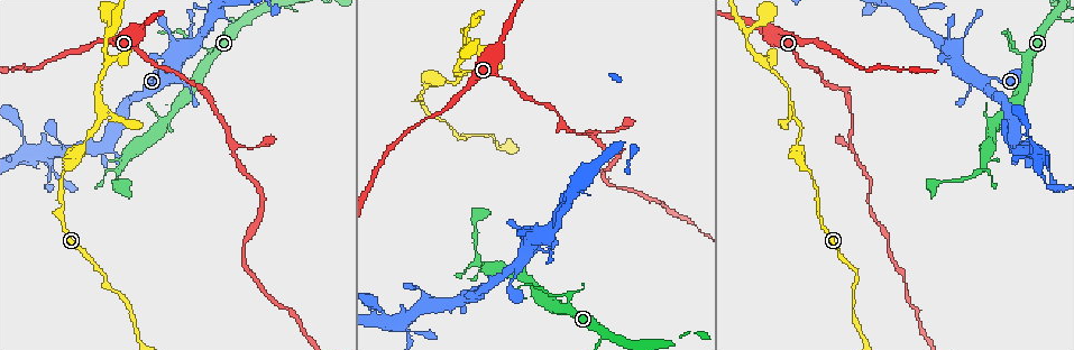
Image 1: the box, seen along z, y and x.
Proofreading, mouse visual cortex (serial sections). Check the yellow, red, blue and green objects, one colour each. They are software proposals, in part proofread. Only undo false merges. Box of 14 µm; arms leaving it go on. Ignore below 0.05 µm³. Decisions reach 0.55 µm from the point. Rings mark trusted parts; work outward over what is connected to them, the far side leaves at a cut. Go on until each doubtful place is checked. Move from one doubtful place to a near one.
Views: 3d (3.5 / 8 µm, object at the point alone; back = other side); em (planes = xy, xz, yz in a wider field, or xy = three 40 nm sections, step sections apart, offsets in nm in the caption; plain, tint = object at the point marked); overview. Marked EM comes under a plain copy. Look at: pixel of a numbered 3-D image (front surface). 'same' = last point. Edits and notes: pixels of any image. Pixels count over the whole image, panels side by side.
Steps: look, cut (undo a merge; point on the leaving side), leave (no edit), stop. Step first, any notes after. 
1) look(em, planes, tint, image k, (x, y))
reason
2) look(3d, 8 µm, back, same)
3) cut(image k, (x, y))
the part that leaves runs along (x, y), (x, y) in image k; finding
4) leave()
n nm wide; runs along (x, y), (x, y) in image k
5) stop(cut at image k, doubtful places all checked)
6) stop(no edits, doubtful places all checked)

look(3d, 3.5 µm, image 1, (208, 54))
sharp bend

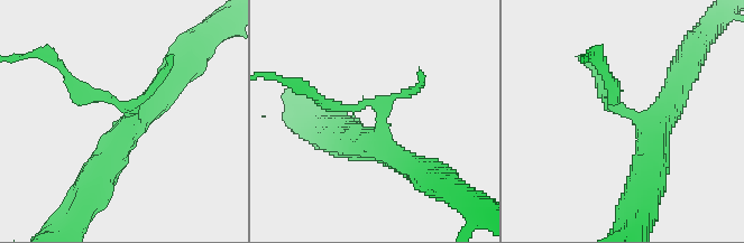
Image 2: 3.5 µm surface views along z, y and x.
look(em, planes, tint, image 2, (627, 111))
now the EM

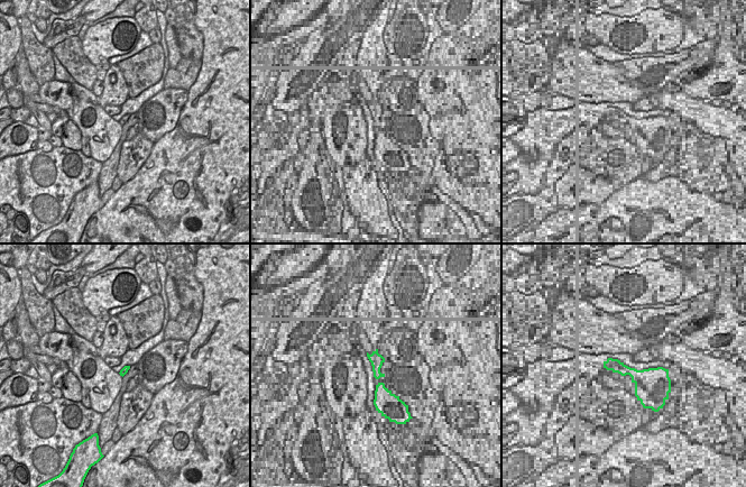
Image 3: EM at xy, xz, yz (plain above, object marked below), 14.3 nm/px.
leave()
runs along (401, 159), (324, 105) in image 2; continuous, no second cell

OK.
look(3d, 8 µm, image 1, (460, 74))
arms part here

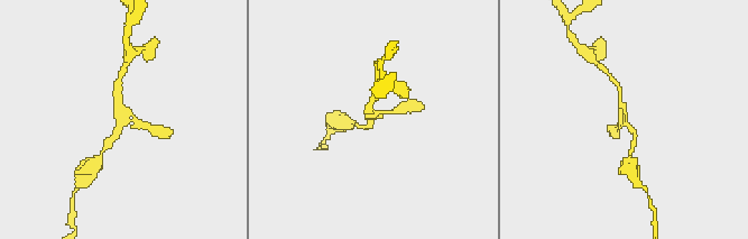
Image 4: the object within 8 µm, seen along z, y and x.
look(em, xy, step 3, tint, image 4, (122, 125))
3 arms; arms of 100, 150, 150 nm; need the tissue

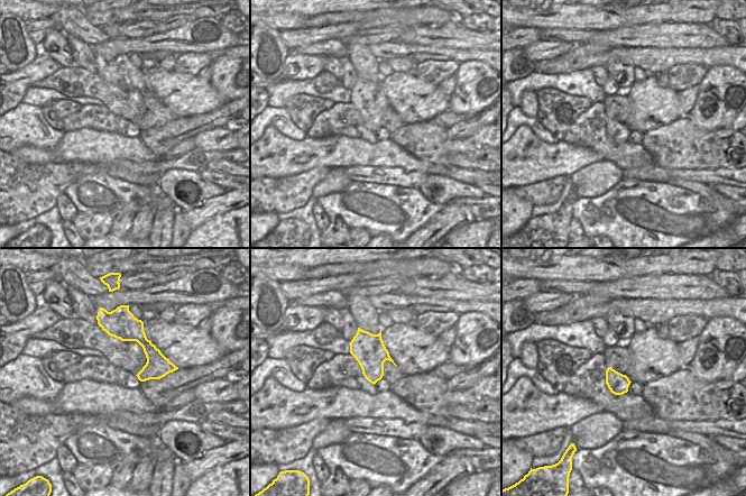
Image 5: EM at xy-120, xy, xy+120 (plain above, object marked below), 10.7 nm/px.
leave()
runs along (110, 329), (135, 332), (172, 368) in image 5; all the same cell

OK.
look(3d, 3.5 µm, image 1, (592, 130))
three-way junction

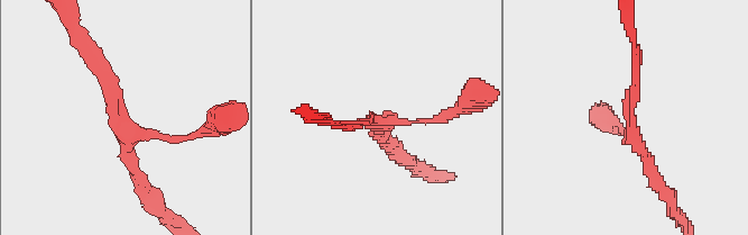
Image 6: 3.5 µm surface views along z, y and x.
look(em, xy, step 5, tint, image 6, (373, 122))
3 arms; arms of 100, 150, 200 nm; need the tissue

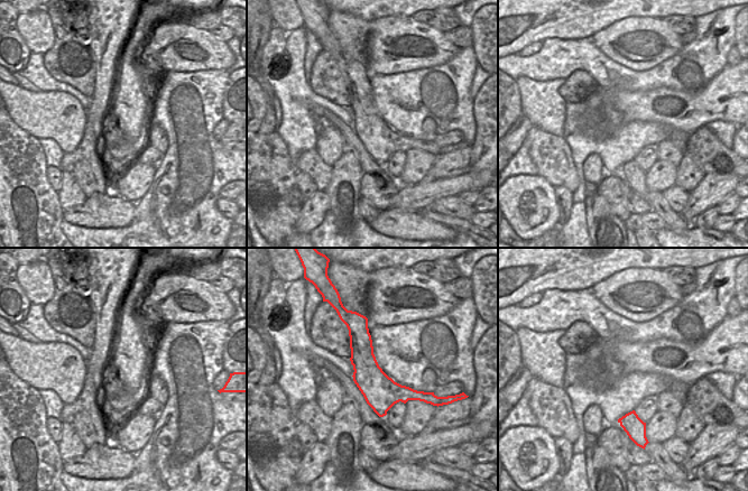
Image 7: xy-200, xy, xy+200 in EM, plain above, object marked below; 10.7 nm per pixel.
leave()
runs along (89, 57), (145, 188) in image 6; one cell here

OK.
stop(no edits, doubtful places all checked)

